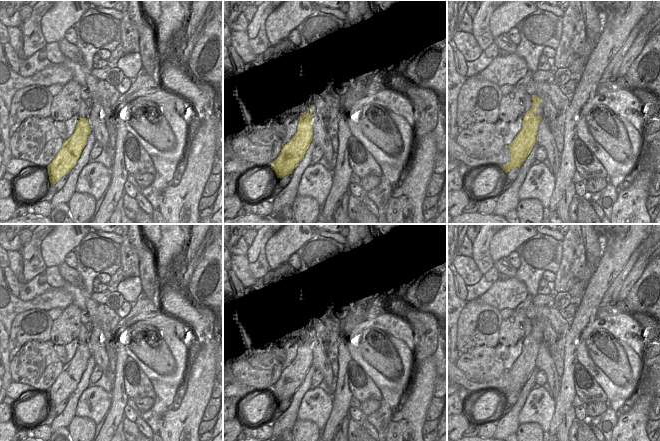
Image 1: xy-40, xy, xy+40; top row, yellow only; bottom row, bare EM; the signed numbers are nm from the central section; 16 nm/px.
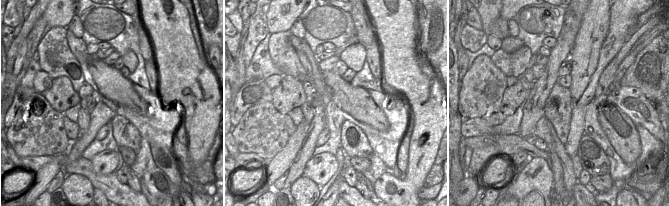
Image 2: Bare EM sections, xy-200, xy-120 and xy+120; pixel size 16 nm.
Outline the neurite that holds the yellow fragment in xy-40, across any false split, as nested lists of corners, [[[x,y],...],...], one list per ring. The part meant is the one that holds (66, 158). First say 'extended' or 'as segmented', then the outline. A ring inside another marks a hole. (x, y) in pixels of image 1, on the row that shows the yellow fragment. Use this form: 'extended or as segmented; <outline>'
as segmented; [[[80,118],[74,133],[67,140],[64,140],[62,148],[47,167],[50,183],[56,184],[75,166],[90,133],[88,119]]]

